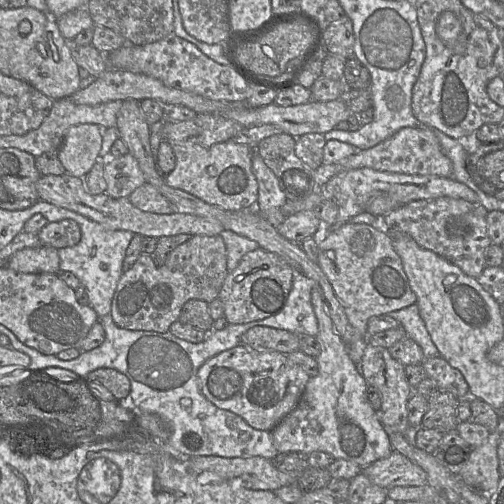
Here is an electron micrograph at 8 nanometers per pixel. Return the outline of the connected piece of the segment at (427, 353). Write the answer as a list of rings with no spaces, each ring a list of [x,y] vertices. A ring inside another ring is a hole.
[[[416,303],[386,315],[391,316],[400,323],[400,326],[406,332],[406,336],[414,340],[421,347],[425,359],[440,356],[420,316],[419,308]]]

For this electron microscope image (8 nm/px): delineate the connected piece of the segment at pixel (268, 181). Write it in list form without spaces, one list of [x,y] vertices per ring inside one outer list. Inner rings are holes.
[[[256,150],[252,157],[252,169],[258,182],[258,199],[255,209],[265,217],[265,213],[269,210],[281,209],[286,204],[287,198],[276,176]]]

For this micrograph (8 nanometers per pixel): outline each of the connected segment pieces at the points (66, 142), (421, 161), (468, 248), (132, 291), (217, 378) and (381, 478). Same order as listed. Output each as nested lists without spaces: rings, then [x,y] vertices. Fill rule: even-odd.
[[[79,124],[70,127],[56,153],[66,173],[84,178],[101,159],[102,139],[102,129],[98,125]]]
[[[405,127],[376,146],[359,150],[357,153],[336,163],[323,163],[314,170],[314,181],[318,188],[322,188],[335,175],[352,169],[371,168],[382,172],[435,175],[452,178],[453,165],[450,159],[442,152],[439,141],[431,129]]]
[[[451,197],[414,200],[380,218],[388,233],[406,234],[427,250],[433,251],[459,267],[466,275],[477,278],[485,263],[485,251],[491,244],[486,217],[473,213],[476,203]]]
[[[221,235],[192,236],[169,254],[163,266],[157,266],[149,254],[142,253],[119,279],[111,305],[114,322],[129,330],[168,332],[186,302],[196,299],[209,304],[218,298],[228,275],[227,262]]]
[[[239,344],[236,347],[223,351],[220,354],[210,358],[198,370],[198,380],[200,383],[200,389],[204,396],[210,402],[212,402],[218,408],[229,410],[239,415],[253,428],[266,431],[272,431],[278,425],[278,423],[286,415],[288,415],[291,412],[291,410],[297,405],[297,403],[303,395],[303,392],[309,379],[310,376],[304,371],[304,369],[302,369],[299,365],[291,362],[288,359],[287,355],[273,350],[256,350],[243,344]]]
[[[393,451],[362,471],[375,485],[389,489],[396,486],[415,487],[427,483],[425,471],[406,456]]]

